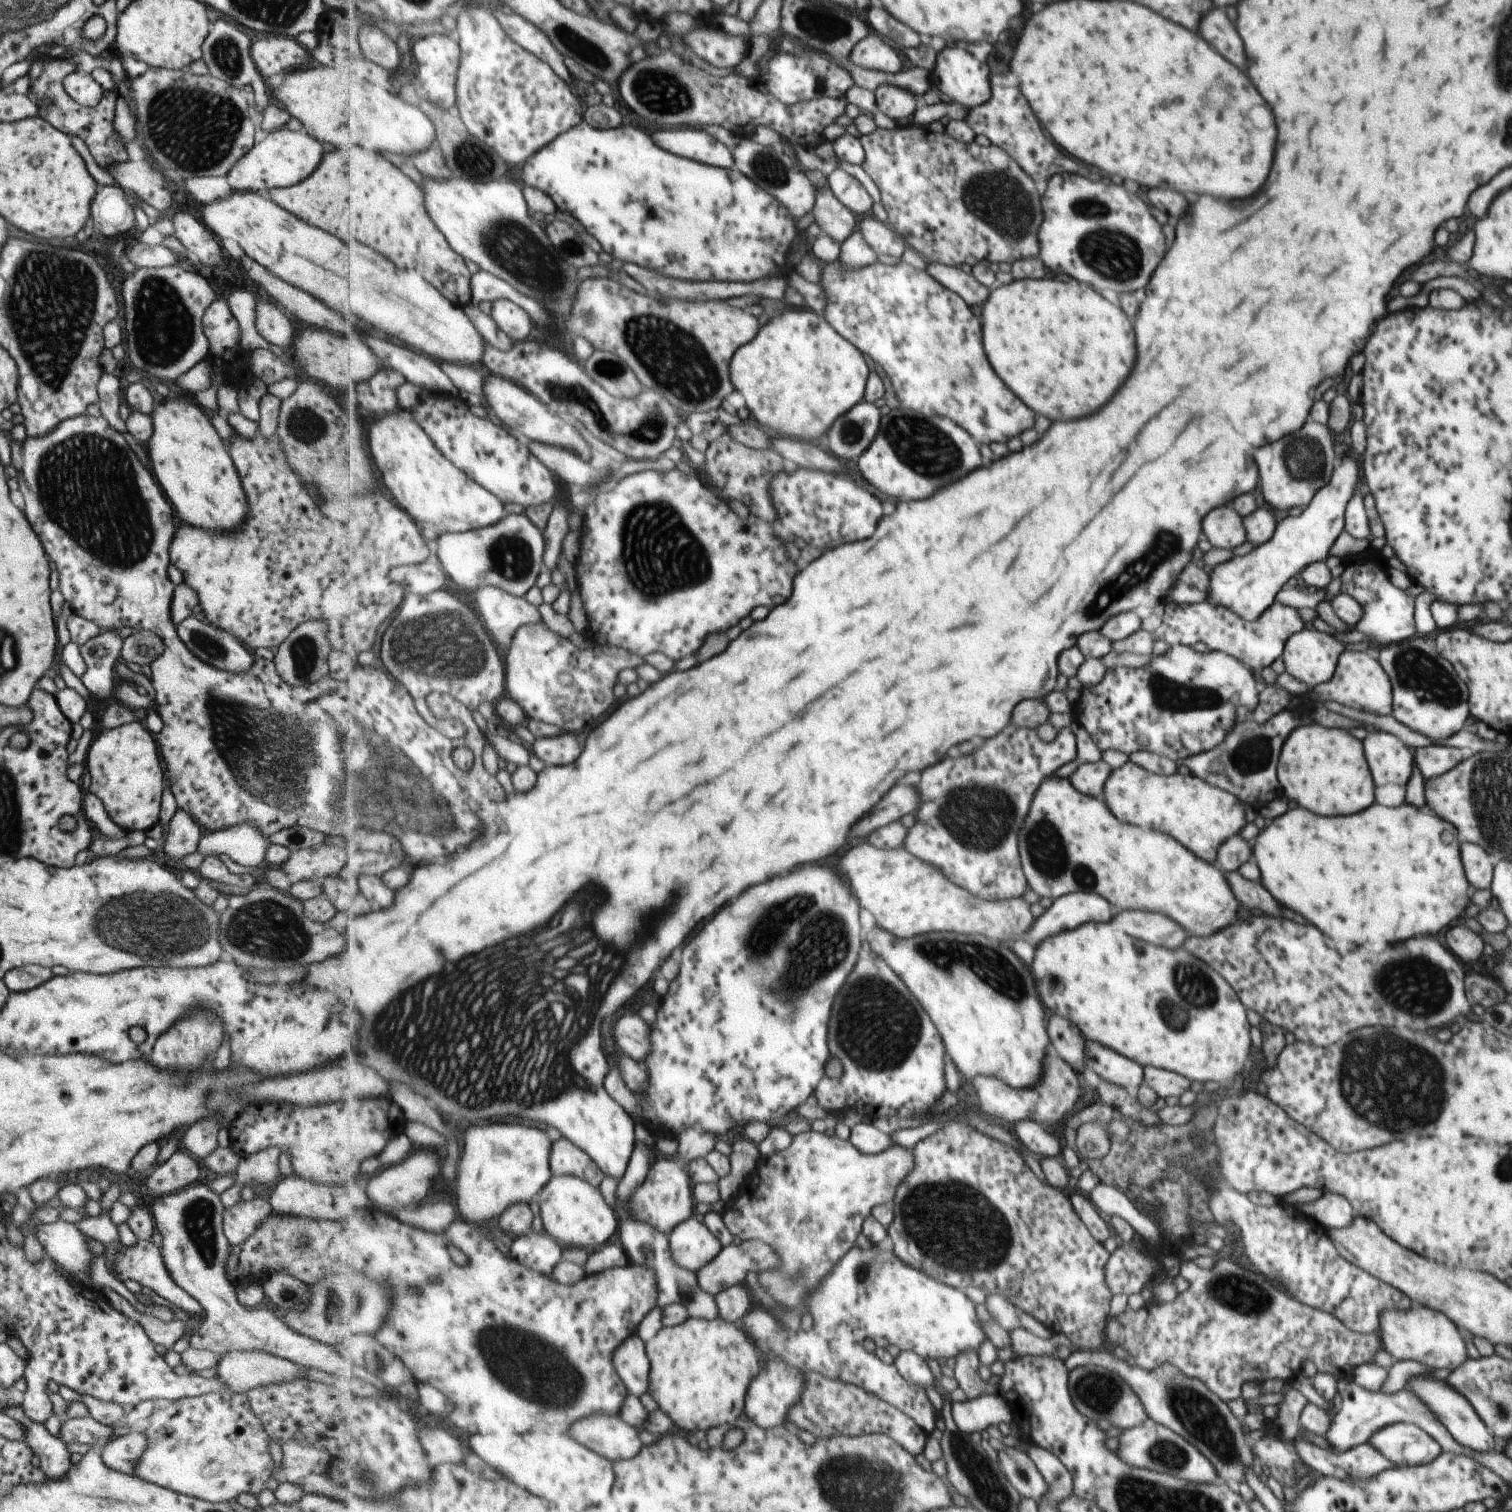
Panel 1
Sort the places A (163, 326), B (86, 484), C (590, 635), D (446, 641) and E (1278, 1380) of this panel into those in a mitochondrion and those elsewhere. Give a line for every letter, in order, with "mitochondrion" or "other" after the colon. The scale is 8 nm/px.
A: mitochondrion
B: mitochondrion
C: other
D: mitochondrion
E: other

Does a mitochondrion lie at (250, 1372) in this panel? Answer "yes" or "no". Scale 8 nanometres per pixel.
yes

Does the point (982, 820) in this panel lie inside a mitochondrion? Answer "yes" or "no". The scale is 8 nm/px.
yes

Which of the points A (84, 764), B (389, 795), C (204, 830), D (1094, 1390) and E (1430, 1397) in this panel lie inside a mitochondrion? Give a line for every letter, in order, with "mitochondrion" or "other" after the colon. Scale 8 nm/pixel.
A: other
B: mitochondrion
C: other
D: mitochondrion
E: other

